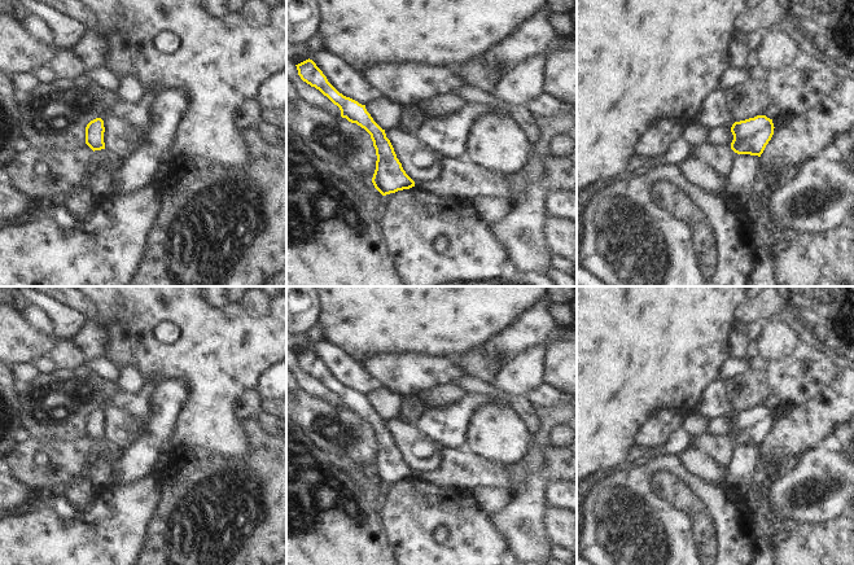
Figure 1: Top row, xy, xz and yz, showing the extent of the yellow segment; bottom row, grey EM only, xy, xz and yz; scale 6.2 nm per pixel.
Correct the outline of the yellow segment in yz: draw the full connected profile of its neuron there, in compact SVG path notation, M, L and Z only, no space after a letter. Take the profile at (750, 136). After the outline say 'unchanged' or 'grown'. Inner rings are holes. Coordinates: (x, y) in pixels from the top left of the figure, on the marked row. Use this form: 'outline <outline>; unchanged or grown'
outline M766 115L735 122L731 127L733 135L731 149L737 154L761 157L774 135L774 128L772 119Z; unchanged

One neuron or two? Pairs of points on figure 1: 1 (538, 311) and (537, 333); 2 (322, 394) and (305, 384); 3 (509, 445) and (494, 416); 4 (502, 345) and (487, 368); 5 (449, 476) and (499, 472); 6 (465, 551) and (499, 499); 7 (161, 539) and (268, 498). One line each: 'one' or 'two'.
1: one
2: one
3: one
4: two
5: one
6: two
7: one

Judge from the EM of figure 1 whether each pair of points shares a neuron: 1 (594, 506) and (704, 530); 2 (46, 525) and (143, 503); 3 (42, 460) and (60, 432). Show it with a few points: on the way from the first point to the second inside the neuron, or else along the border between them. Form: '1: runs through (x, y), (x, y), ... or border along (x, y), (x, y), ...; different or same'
1: border along (695, 538), (697, 542); different
2: runs through (70, 530), (105, 530), (118, 517); same
3: border along (84, 433), (66, 441), (38, 441), (26, 437); different

